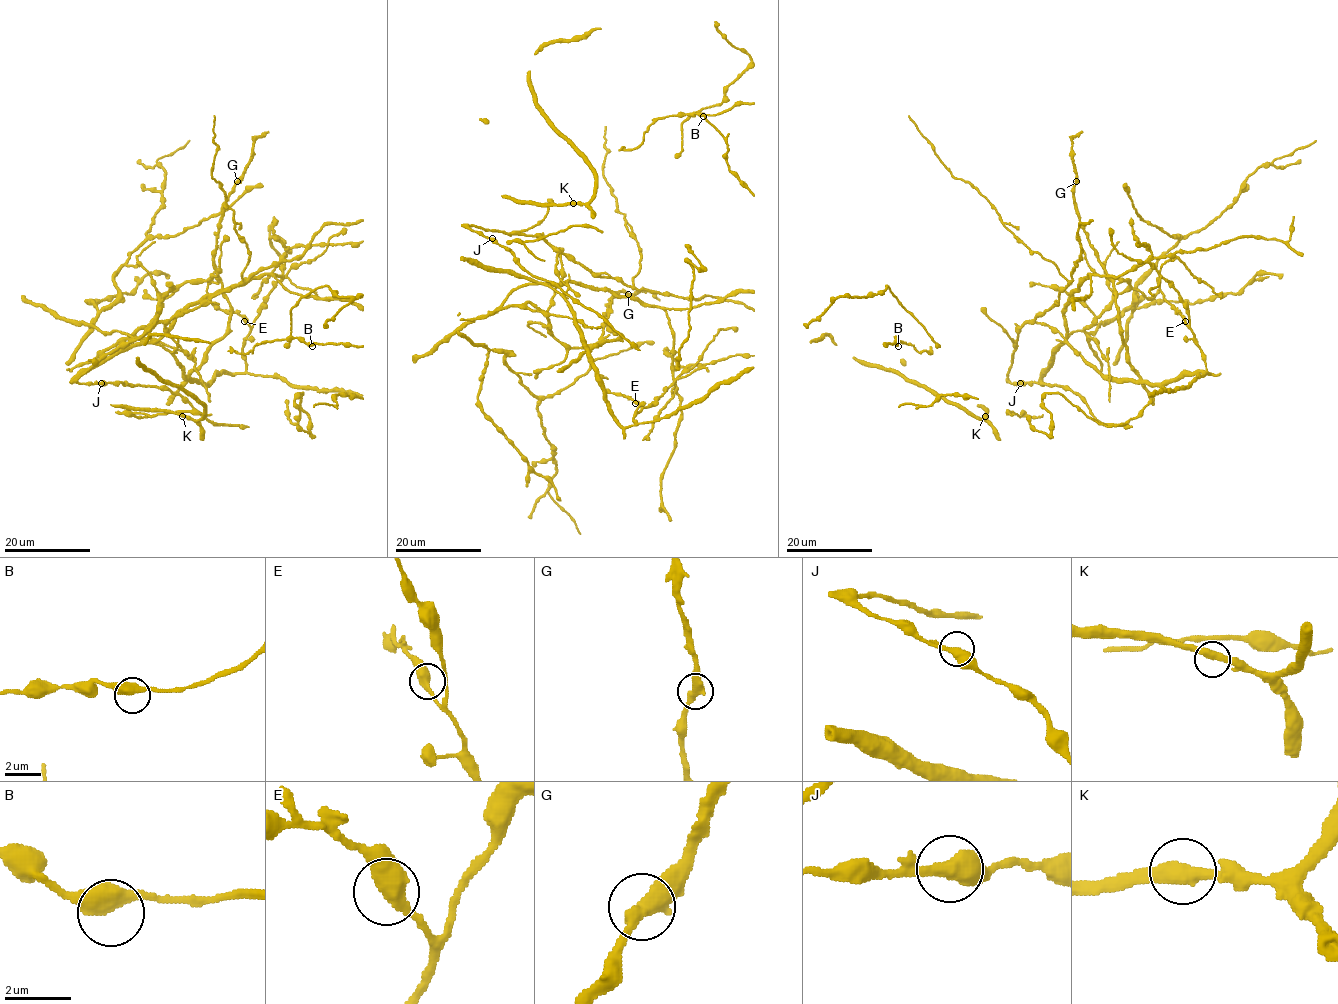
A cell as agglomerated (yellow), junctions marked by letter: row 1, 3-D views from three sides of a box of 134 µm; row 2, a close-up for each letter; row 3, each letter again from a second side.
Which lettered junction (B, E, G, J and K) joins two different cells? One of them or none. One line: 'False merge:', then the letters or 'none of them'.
False merge: none of them

